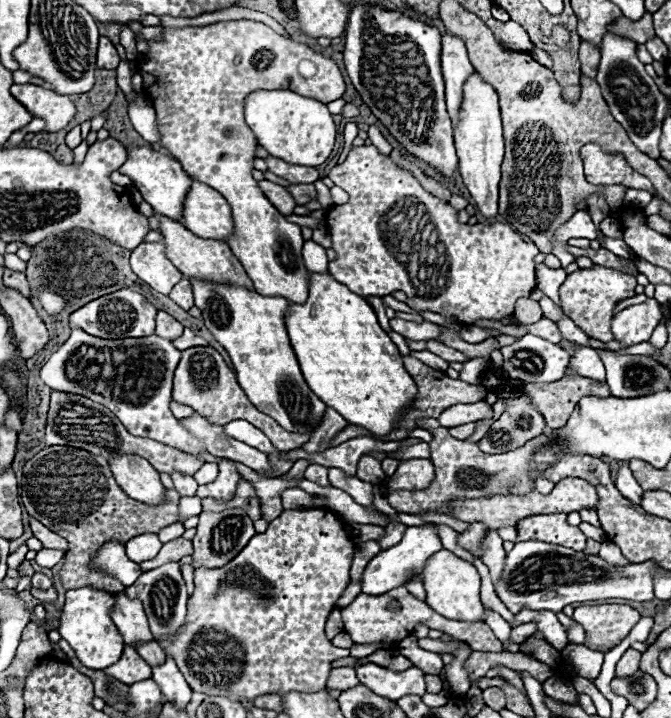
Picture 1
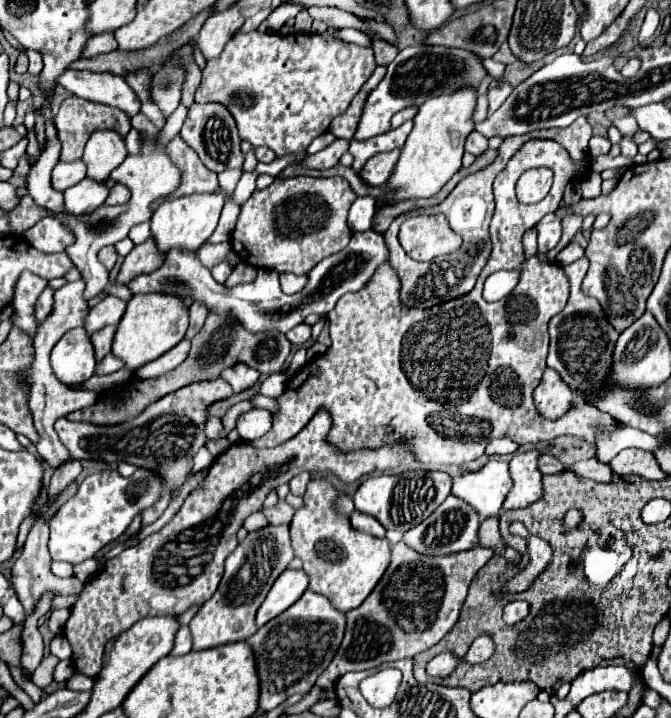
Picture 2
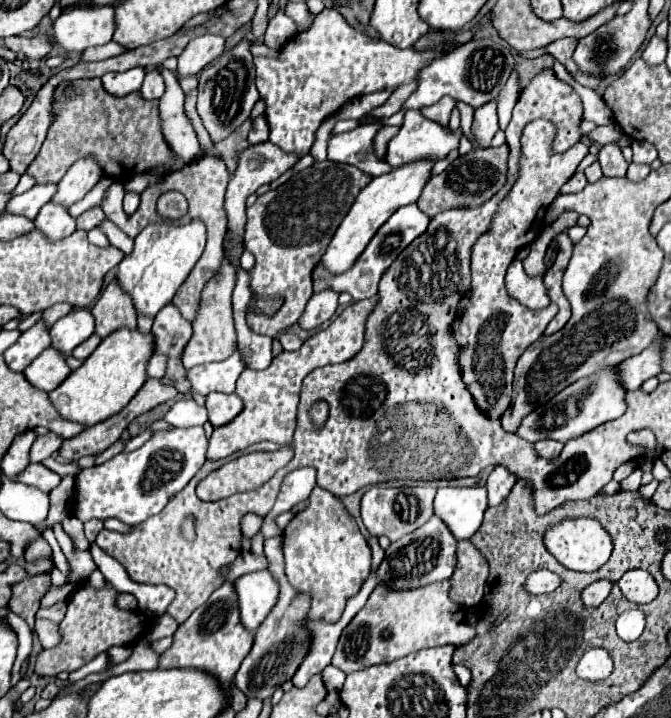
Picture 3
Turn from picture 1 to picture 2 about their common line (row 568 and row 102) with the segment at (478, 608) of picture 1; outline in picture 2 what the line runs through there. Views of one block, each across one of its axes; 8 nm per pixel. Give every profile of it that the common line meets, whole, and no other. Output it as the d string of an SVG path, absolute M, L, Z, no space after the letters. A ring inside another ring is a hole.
M466 86L452 94L440 94L428 98L416 118L414 130L410 132L406 146L402 148L400 160L394 174L388 180L388 200L398 198L428 198L434 196L462 166L464 142L474 130L472 114L476 110L476 88Z

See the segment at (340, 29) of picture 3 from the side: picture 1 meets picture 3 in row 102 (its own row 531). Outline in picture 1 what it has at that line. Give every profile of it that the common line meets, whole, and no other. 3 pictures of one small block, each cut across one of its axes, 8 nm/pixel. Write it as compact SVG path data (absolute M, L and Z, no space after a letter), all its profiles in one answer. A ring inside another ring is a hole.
M310 508L310 510L282 510L282 514L272 520L268 524L268 530L264 534L256 534L246 548L232 560L228 562L224 568L216 568L216 570L206 570L206 568L198 568L194 572L194 594L188 600L188 616L186 616L186 624L182 626L182 632L170 640L164 642L160 640L160 646L164 648L164 652L168 652L180 672L184 674L186 682L190 684L190 688L194 692L204 692L208 696L230 696L236 700L254 700L256 696L264 696L264 694L286 694L286 692L318 692L322 688L326 688L326 678L330 674L330 662L350 656L350 650L344 648L336 648L330 644L330 640L324 634L324 624L328 614L332 612L336 600L340 598L340 594L344 592L344 588L350 582L350 564L352 564L352 552L354 552L354 544L350 542L348 534L344 532L344 524L342 520L332 514L332 512L322 512L322 508Z

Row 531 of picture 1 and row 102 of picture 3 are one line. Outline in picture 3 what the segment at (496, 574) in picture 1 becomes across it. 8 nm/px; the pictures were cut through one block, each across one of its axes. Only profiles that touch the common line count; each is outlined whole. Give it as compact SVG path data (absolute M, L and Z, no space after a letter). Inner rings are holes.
M488 102L488 104L480 106L474 114L474 122L472 122L472 136L476 140L474 146L488 148L496 132L498 132L496 102Z

